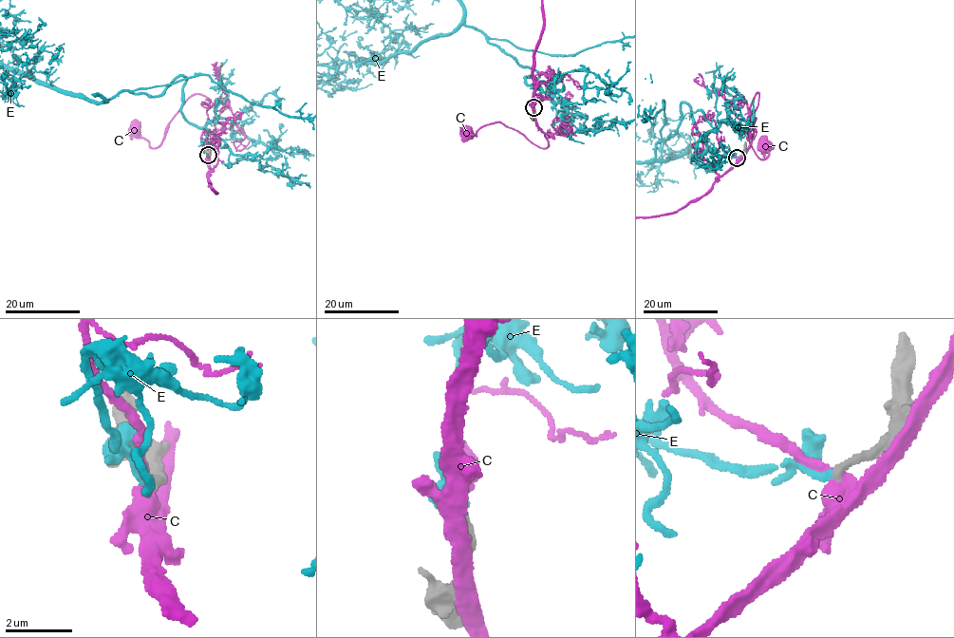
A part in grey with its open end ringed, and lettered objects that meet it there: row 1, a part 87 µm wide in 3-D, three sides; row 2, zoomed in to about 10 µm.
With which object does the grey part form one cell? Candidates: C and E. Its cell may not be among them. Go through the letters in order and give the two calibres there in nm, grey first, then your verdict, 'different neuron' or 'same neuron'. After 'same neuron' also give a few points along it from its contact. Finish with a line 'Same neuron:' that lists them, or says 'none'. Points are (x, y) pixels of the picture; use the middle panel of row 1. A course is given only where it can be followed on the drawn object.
C: calibres 240 and 400 nm; different neuron
E: calibres 240 and 220 nm; same neuron
Same neuron: E

